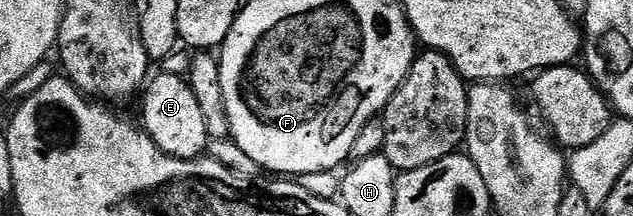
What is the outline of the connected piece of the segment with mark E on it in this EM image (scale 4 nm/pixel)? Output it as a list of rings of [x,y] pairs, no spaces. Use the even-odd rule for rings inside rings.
[[[168,74],[155,76],[143,88],[143,96],[145,92],[145,105],[141,108],[141,116],[145,119],[143,131],[155,142],[155,146],[159,146],[159,150],[163,150],[168,156],[180,160],[198,159],[210,142],[207,122],[203,122],[203,110],[199,110],[199,98],[195,98],[188,79]]]

